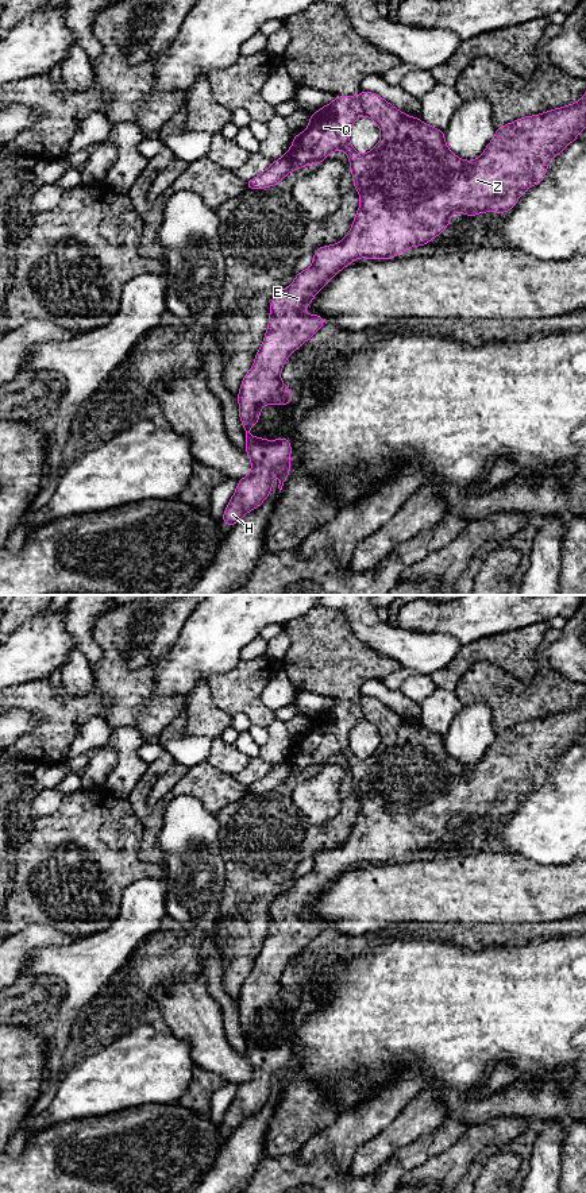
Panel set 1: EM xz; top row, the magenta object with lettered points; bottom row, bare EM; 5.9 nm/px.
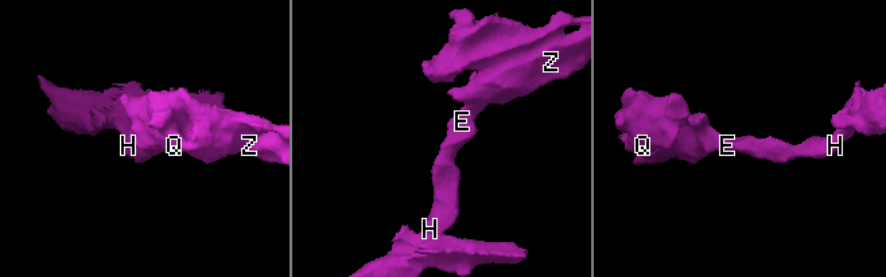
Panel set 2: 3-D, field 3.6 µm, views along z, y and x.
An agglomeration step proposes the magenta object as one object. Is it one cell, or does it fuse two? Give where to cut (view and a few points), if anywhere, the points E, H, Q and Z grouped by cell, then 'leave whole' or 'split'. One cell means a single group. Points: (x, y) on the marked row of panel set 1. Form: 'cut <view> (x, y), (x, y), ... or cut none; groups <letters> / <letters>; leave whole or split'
cut none; groups E H Q Z; leave whole

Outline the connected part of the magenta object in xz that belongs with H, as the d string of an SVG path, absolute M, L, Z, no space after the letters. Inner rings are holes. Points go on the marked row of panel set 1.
M361 92L358 96L338 96L328 105L319 108L311 115L308 127L293 136L288 152L246 182L246 189L274 186L292 170L319 165L332 151L343 150L350 161L361 205L347 236L336 244L316 250L313 263L297 273L293 283L275 293L270 301L267 332L238 393L239 417L246 435L244 451L251 460L251 472L238 480L238 487L224 510L223 524L232 526L246 513L259 507L269 497L277 472L279 493L289 476L290 441L286 437L254 437L248 429L257 425L265 405L292 402L293 394L279 374L289 355L325 324L320 314L302 313L316 293L355 259L392 259L409 247L425 246L443 233L455 212L463 212L469 217L483 212L509 212L524 192L544 179L548 163L585 128L586 93L574 104L497 127L482 155L474 161L464 161L447 147L443 131L423 123L419 117L402 113L373 92ZM361 116L373 119L381 130L379 142L366 154L356 152L348 136L352 123Z

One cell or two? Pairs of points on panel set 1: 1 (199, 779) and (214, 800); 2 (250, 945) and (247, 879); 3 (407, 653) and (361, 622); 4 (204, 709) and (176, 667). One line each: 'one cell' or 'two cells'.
1: one cell
2: one cell
3: one cell
4: two cells

